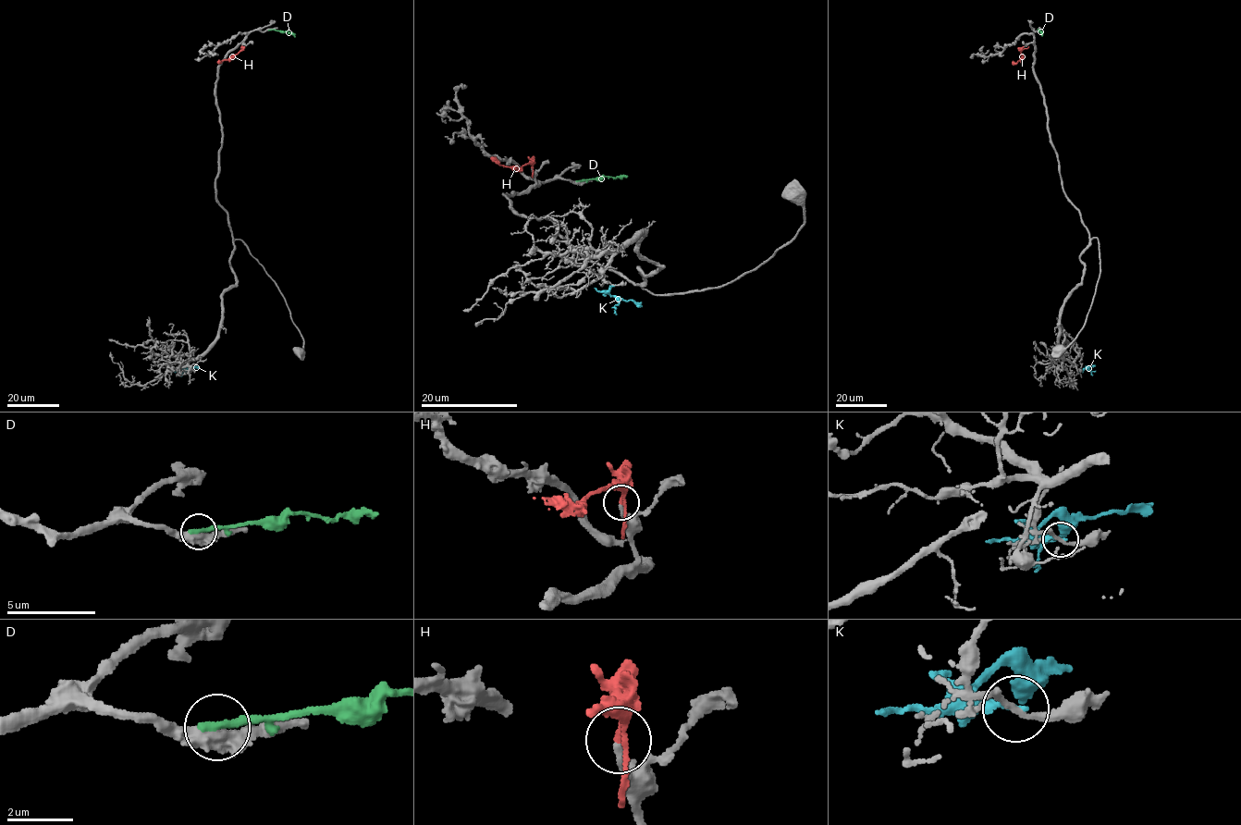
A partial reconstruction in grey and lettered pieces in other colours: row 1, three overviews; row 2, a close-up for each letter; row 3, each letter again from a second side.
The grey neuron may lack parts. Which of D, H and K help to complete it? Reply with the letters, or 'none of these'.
none of these

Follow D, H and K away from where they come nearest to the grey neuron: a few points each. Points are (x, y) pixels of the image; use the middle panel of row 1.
D: (579, 180), (628, 176)
H: (532, 167), (533, 164), (518, 167), (498, 165), (491, 157)
K: (614, 285), (608, 291), (610, 295), (626, 301), (633, 300), (642, 306)

